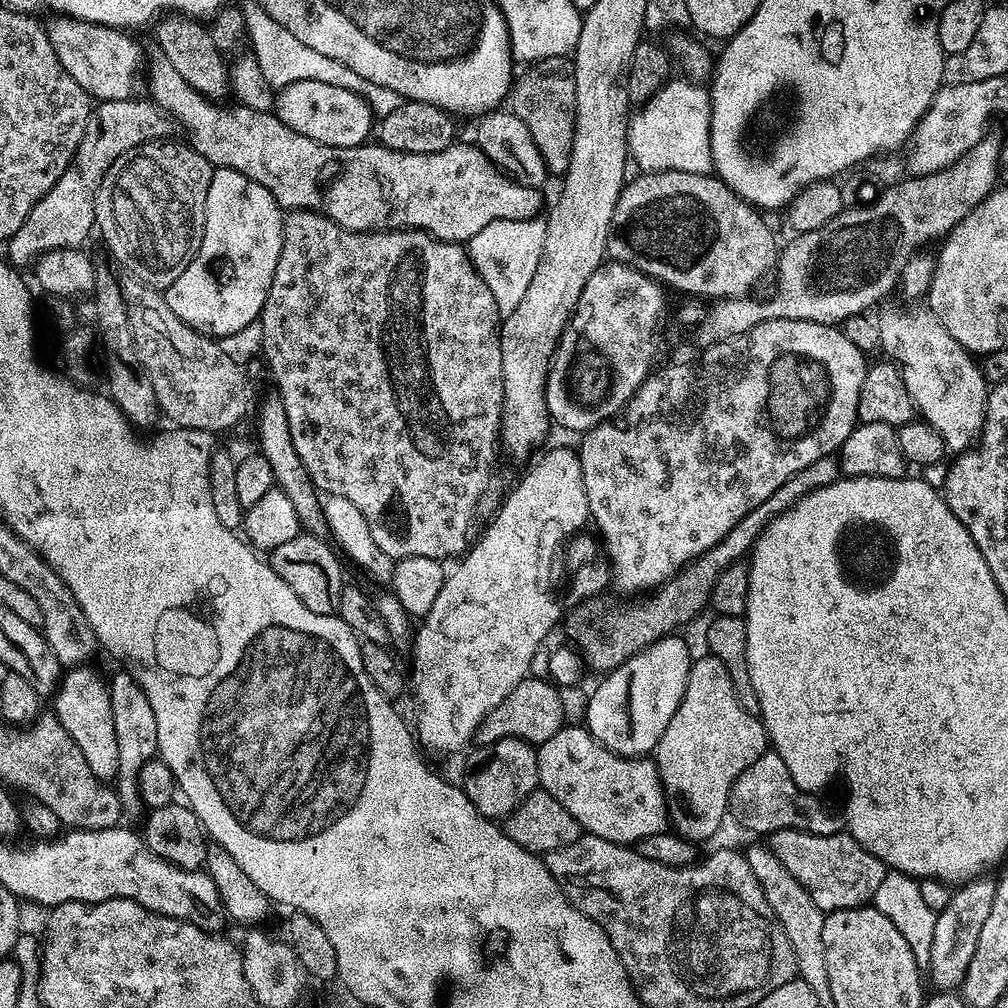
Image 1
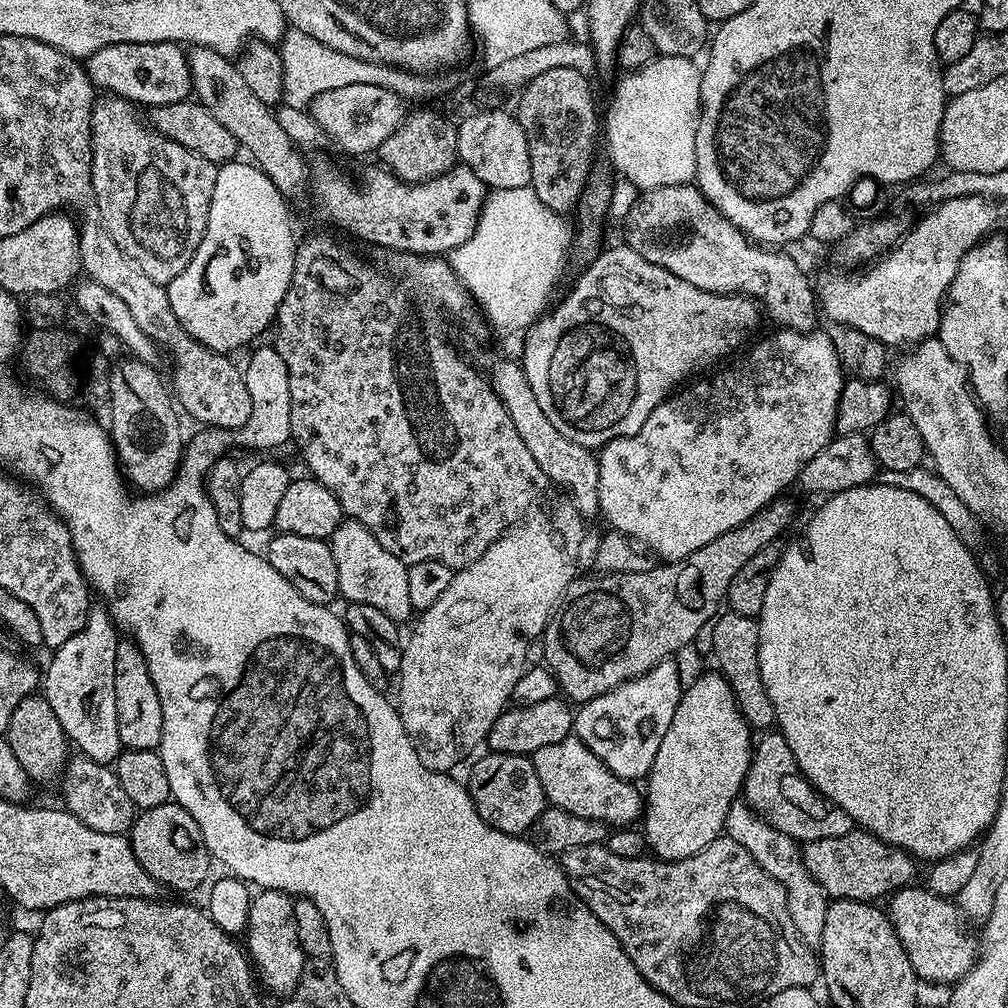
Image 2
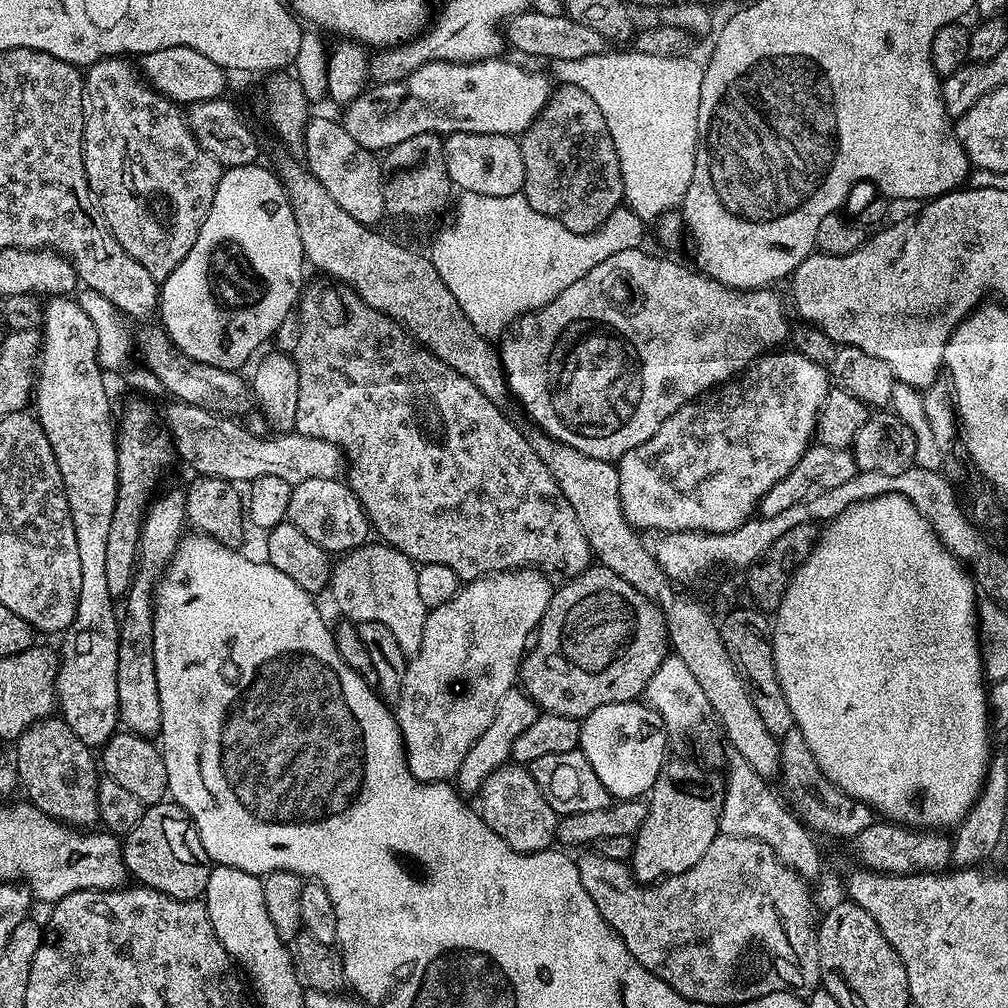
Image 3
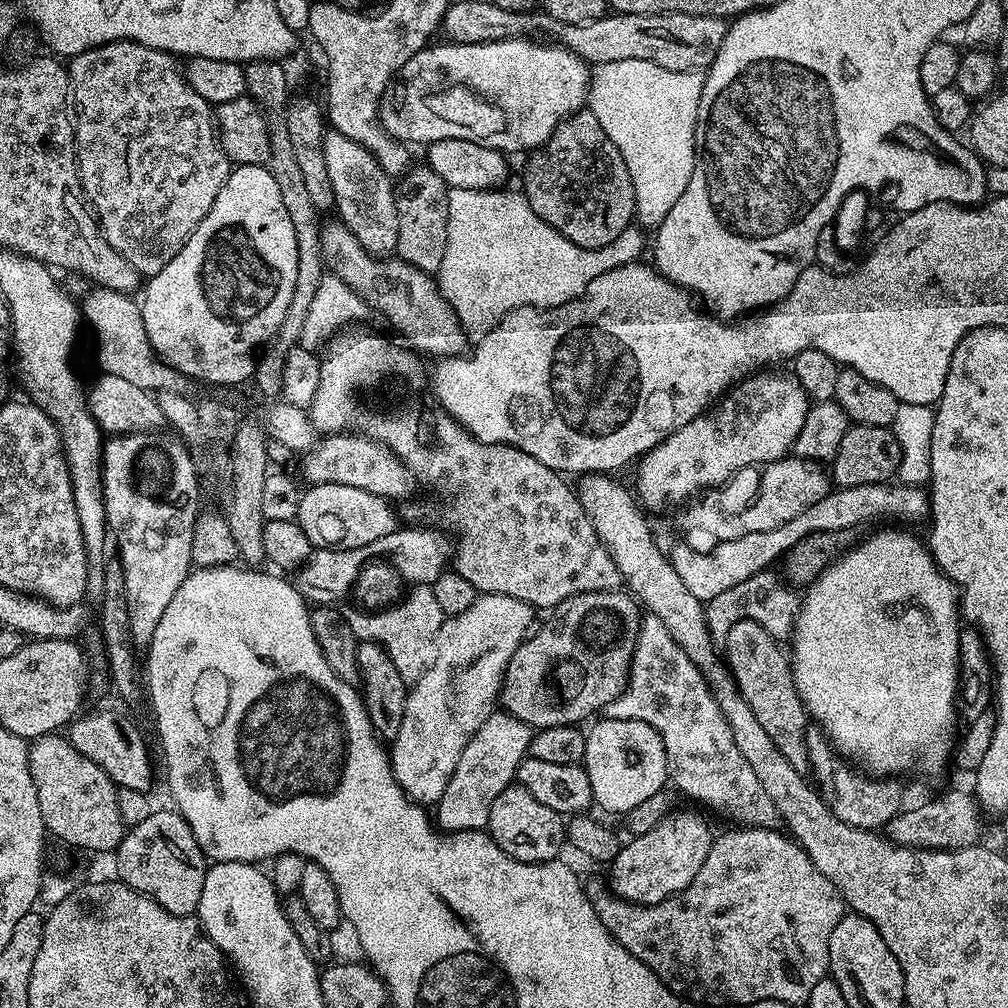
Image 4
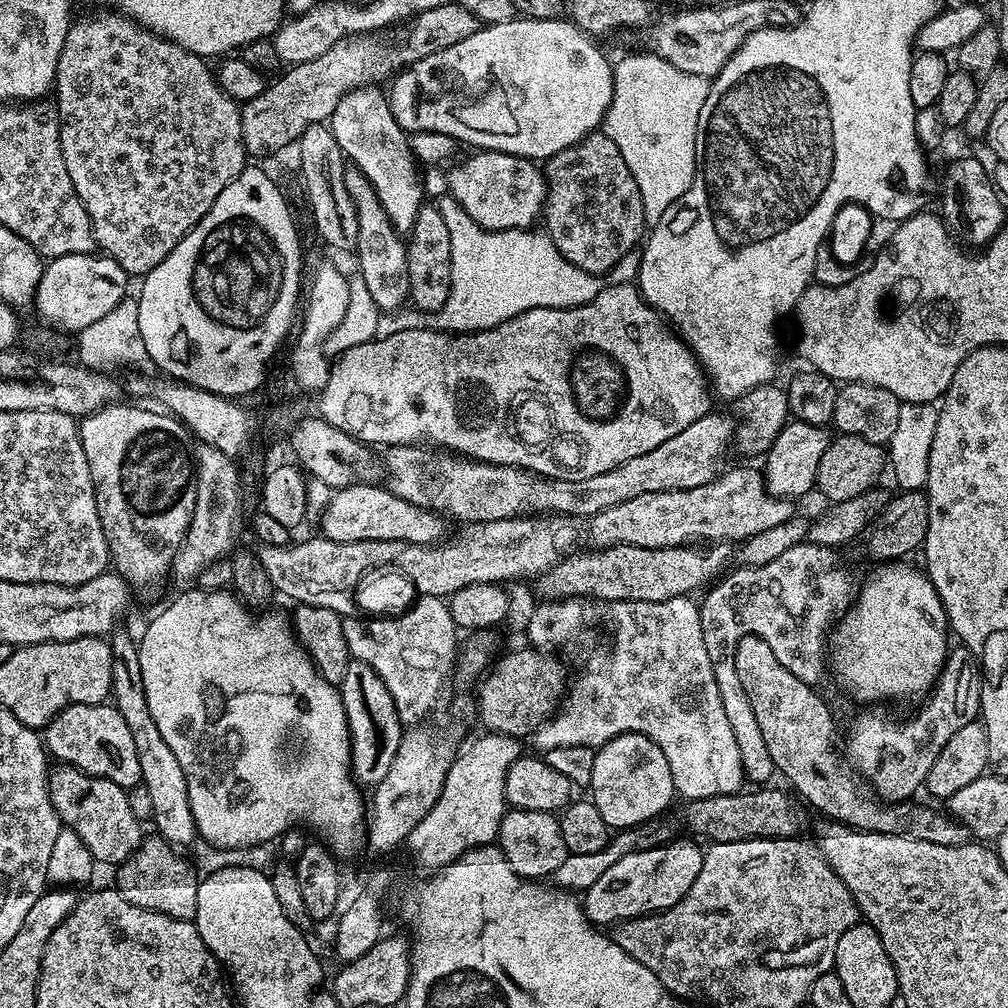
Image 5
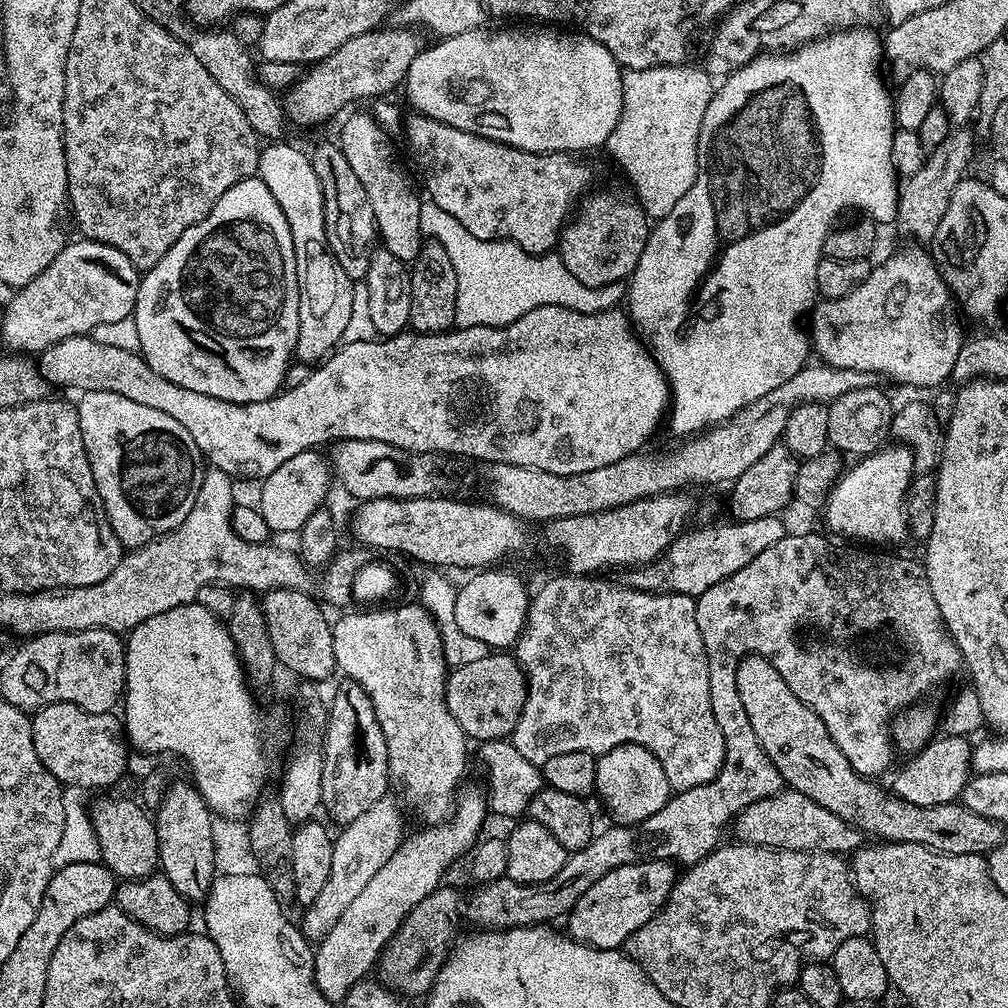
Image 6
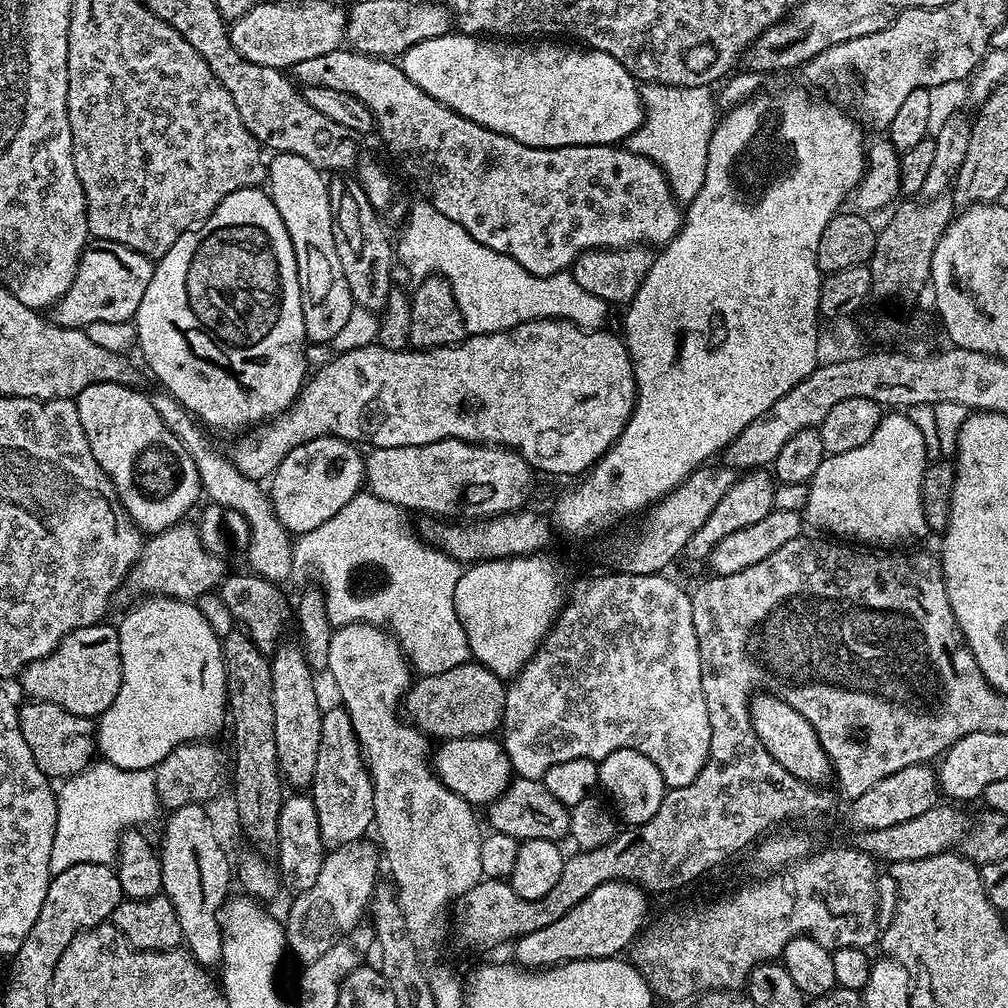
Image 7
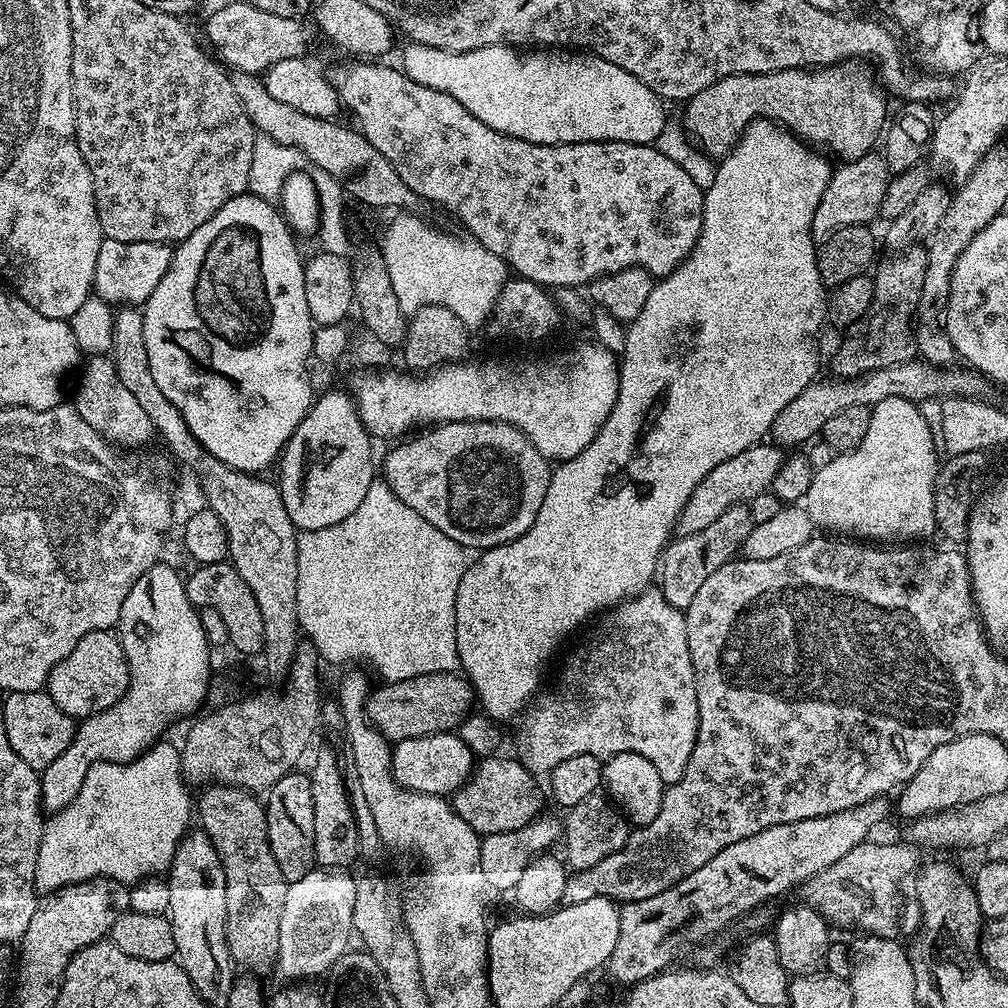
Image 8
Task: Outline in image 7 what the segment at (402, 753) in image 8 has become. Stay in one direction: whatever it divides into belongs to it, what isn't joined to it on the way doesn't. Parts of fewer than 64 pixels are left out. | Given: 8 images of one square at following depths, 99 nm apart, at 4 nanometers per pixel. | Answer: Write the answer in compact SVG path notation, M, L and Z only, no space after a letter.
M463 736L457 740L445 740L439 746L441 748L434 752L436 777L470 805L487 806L494 803L514 779L512 763L499 739L492 736Z

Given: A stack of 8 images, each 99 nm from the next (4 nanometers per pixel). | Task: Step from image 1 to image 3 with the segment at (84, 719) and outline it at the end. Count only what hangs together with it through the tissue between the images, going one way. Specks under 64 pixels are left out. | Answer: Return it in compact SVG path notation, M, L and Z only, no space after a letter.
M53 296L47 301L48 305L42 308L42 343L40 345L40 358L38 361L38 371L34 377L34 415L40 421L42 430L54 450L54 458L58 462L58 470L62 474L64 483L64 493L66 502L72 511L72 521L74 522L74 539L78 541L78 562L82 569L82 586L78 590L78 610L74 614L74 622L70 622L67 632L63 633L64 640L58 647L58 659L60 668L56 672L56 702L59 715L78 734L78 738L87 748L99 749L105 741L118 730L120 715L118 714L118 638L120 637L120 625L118 623L118 612L112 609L114 598L110 594L106 583L106 538L110 534L110 518L114 518L114 506L116 505L116 479L118 478L118 454L116 453L116 429L114 416L112 420L112 404L108 401L108 388L104 385L105 369L101 368L96 360L98 350L98 332L94 330L94 322L86 318L82 311L82 306L75 299L68 296Z

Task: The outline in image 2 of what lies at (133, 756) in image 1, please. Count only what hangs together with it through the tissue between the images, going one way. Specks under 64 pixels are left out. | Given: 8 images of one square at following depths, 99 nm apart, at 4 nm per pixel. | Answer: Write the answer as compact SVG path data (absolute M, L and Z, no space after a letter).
M120 638L114 650L114 706L118 706L118 738L125 749L159 749L162 738L162 702L142 650L131 638Z

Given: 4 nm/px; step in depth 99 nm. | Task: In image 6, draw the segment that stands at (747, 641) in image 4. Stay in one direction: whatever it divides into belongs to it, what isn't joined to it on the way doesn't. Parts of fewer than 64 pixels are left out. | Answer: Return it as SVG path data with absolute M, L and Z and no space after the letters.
M743 656L735 673L734 696L742 706L744 720L754 730L756 741L791 791L806 794L810 802L818 802L818 806L830 810L830 814L838 814L842 822L850 822L850 826L867 837L882 842L920 844L923 848L955 856L984 856L1005 840L1005 825L974 814L974 810L962 802L914 806L900 800L887 787L879 788L875 779L858 774L854 766L846 762L846 754L838 750L834 738L830 738L830 730L826 730L822 718L786 686L786 678L774 670L765 656Z

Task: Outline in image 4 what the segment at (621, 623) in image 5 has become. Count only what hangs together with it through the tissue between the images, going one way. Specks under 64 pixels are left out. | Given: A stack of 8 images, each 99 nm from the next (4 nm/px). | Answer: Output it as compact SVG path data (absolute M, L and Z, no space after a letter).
M648 614L641 619L626 690L602 712L609 720L641 720L658 730L662 746L666 746L668 778L677 793L733 816L740 826L776 828L781 823L762 782L742 758L742 750L734 746L734 734L730 734L726 718L722 718L706 678L657 616Z

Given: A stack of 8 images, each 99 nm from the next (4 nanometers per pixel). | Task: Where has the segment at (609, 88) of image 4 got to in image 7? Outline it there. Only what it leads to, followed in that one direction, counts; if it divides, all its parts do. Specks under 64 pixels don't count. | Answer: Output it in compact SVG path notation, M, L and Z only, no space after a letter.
M644 84L640 89L640 98L644 101L644 125L628 137L626 147L634 154L650 158L650 162L654 162L663 170L677 200L691 202L698 194L698 190L702 190L702 182L706 182L706 158L710 150L710 138L718 123L717 97L711 87L679 88L669 84Z

